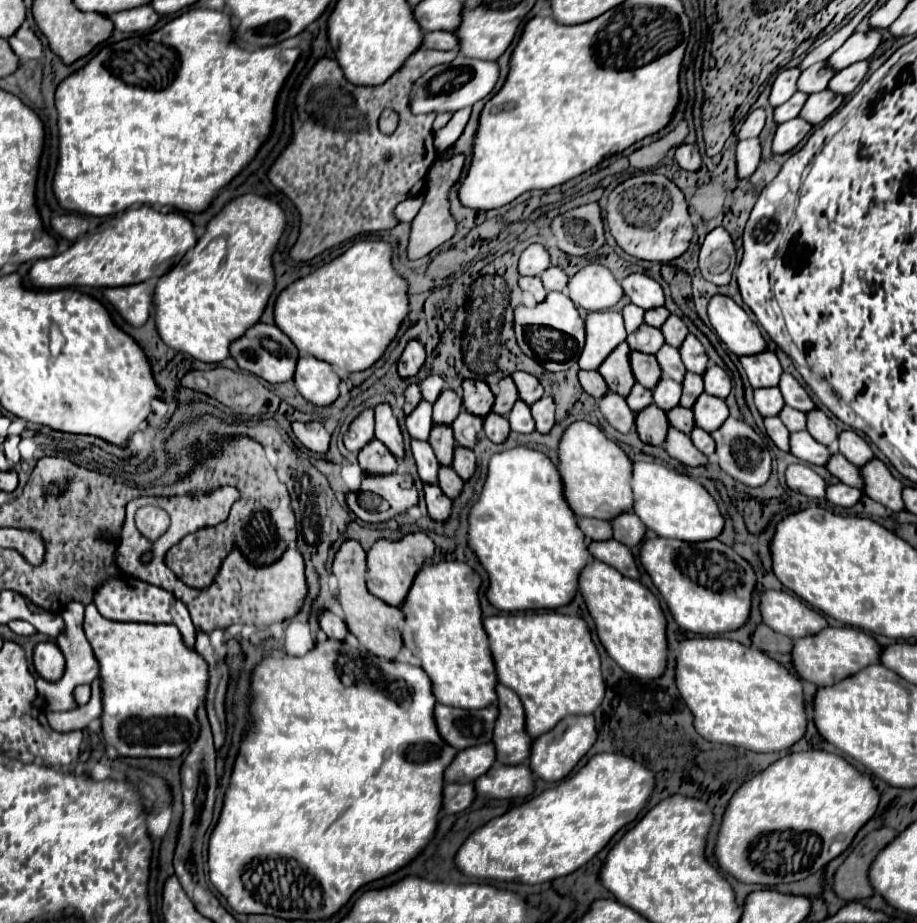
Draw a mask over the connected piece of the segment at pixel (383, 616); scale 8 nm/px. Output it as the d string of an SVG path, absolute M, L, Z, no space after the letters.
M346 540L342 548L336 554L336 560L332 564L332 572L338 578L340 584L340 604L344 610L344 620L350 628L350 632L378 658L386 660L396 660L396 656L402 652L404 642L402 642L402 620L404 612L400 608L394 608L374 594L368 592L366 588L366 552L356 540Z

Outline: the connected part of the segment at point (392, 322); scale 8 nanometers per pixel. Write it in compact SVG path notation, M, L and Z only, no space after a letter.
M368 239L355 241L348 252L332 260L330 264L290 284L278 296L274 310L276 326L290 336L290 340L298 346L300 352L324 360L334 368L346 372L362 372L374 366L384 356L390 342L396 338L408 314L408 282L392 266L392 246L382 240Z

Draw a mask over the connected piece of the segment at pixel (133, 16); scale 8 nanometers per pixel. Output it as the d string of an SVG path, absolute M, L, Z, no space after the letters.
M142 6L130 12L120 12L110 16L110 20L114 22L116 30L120 32L148 32L150 28L154 28L160 20L160 14L154 12L154 8L150 6Z

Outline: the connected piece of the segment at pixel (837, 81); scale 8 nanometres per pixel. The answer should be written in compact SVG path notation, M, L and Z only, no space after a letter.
M856 62L844 70L840 70L828 84L830 90L834 90L836 94L852 94L864 80L866 72L868 72L870 62Z

